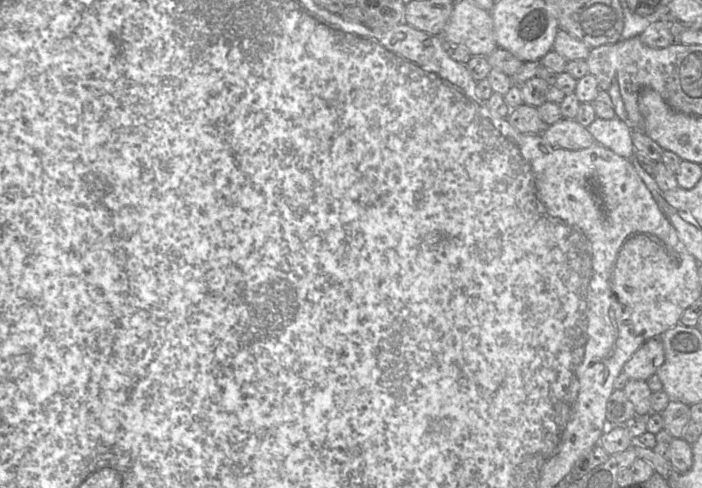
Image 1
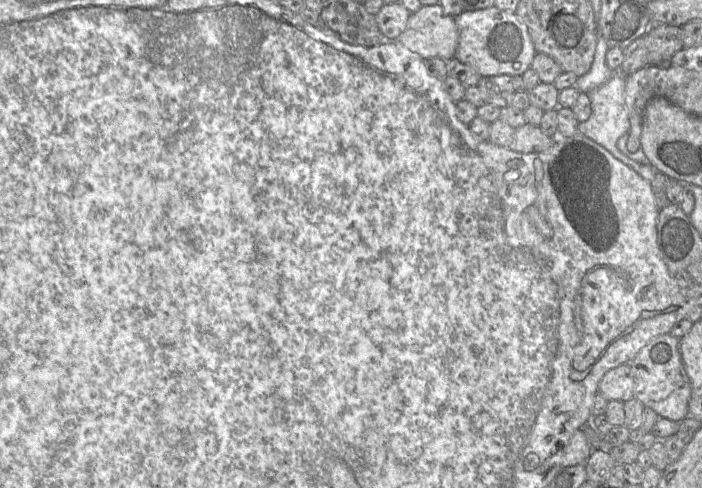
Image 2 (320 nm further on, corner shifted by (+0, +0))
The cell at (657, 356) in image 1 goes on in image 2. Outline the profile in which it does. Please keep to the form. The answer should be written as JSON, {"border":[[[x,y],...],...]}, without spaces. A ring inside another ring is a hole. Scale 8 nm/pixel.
{"border":[[[629,363],[607,371],[600,380],[598,392],[607,400],[628,401],[634,397],[634,379]]]}

